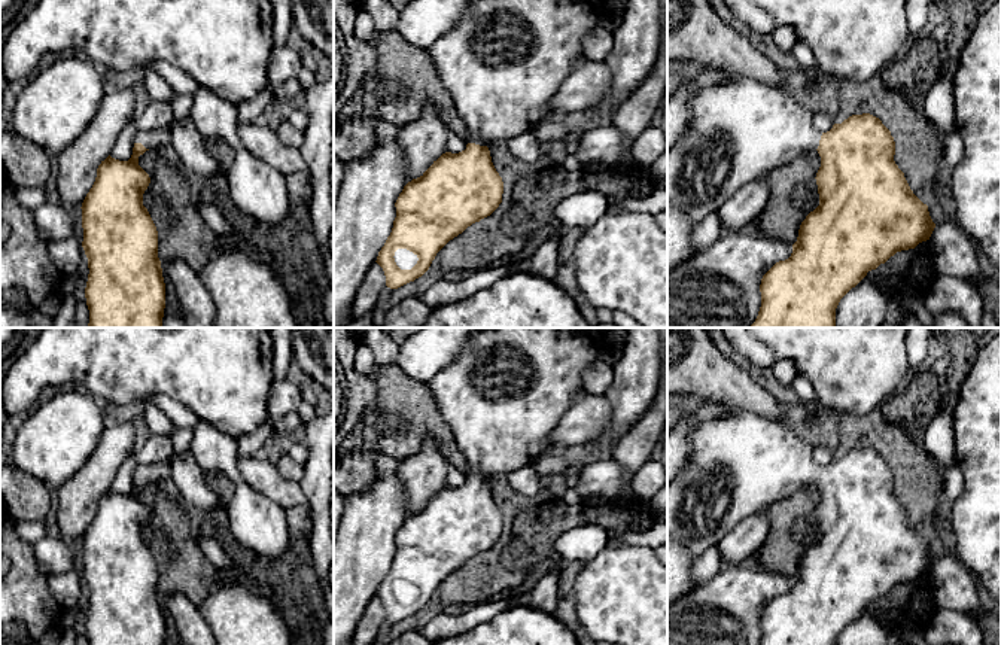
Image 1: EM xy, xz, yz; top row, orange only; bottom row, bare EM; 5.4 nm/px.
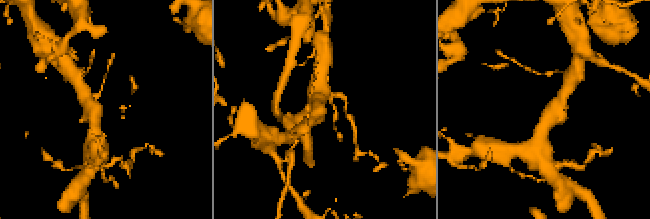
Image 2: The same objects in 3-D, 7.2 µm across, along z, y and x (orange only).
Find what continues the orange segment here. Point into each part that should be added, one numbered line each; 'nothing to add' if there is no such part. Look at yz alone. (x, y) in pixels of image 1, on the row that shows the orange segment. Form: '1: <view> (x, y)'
1: yz (739, 130)

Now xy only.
1: xy (152, 139)

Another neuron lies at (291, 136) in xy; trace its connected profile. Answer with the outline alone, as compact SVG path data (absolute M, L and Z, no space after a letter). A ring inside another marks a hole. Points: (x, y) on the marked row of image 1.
M286 118L277 125L276 133L280 140L290 147L298 149L304 142L304 131L292 127Z

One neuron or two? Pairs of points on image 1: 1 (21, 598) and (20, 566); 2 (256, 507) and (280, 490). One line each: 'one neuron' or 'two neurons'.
1: one neuron
2: two neurons

